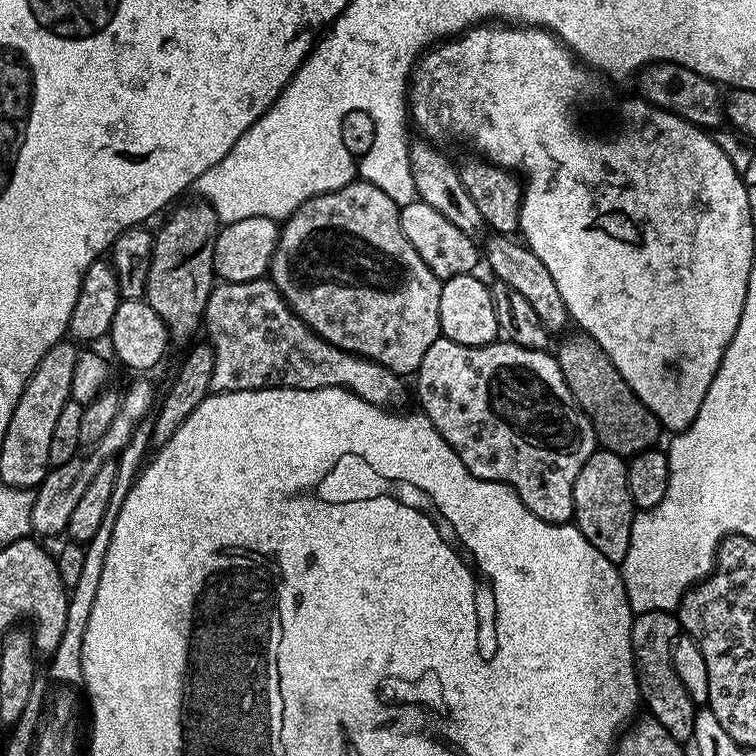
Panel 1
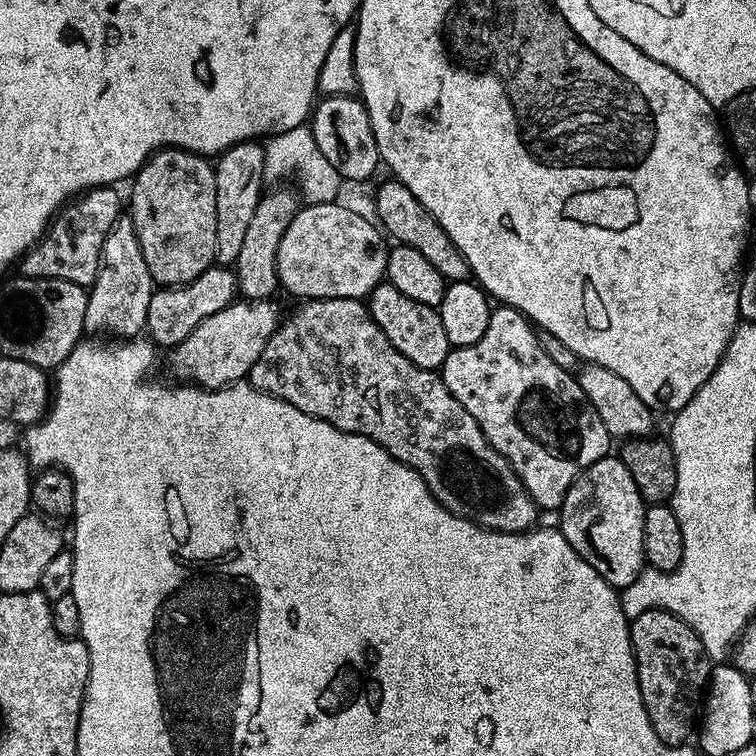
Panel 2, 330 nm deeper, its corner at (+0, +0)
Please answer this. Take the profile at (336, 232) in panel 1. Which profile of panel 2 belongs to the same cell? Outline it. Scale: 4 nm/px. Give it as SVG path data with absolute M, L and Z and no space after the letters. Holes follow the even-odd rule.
M387 282L379 284L372 291L372 295L367 297L366 303L374 322L378 322L378 326L382 326L382 330L386 334L386 338L390 338L394 350L398 350L403 356L410 358L410 362L414 362L414 366L419 368L443 369L450 345L437 309L426 306L422 302L414 302L414 298L406 298L406 294L402 294L393 284Z

